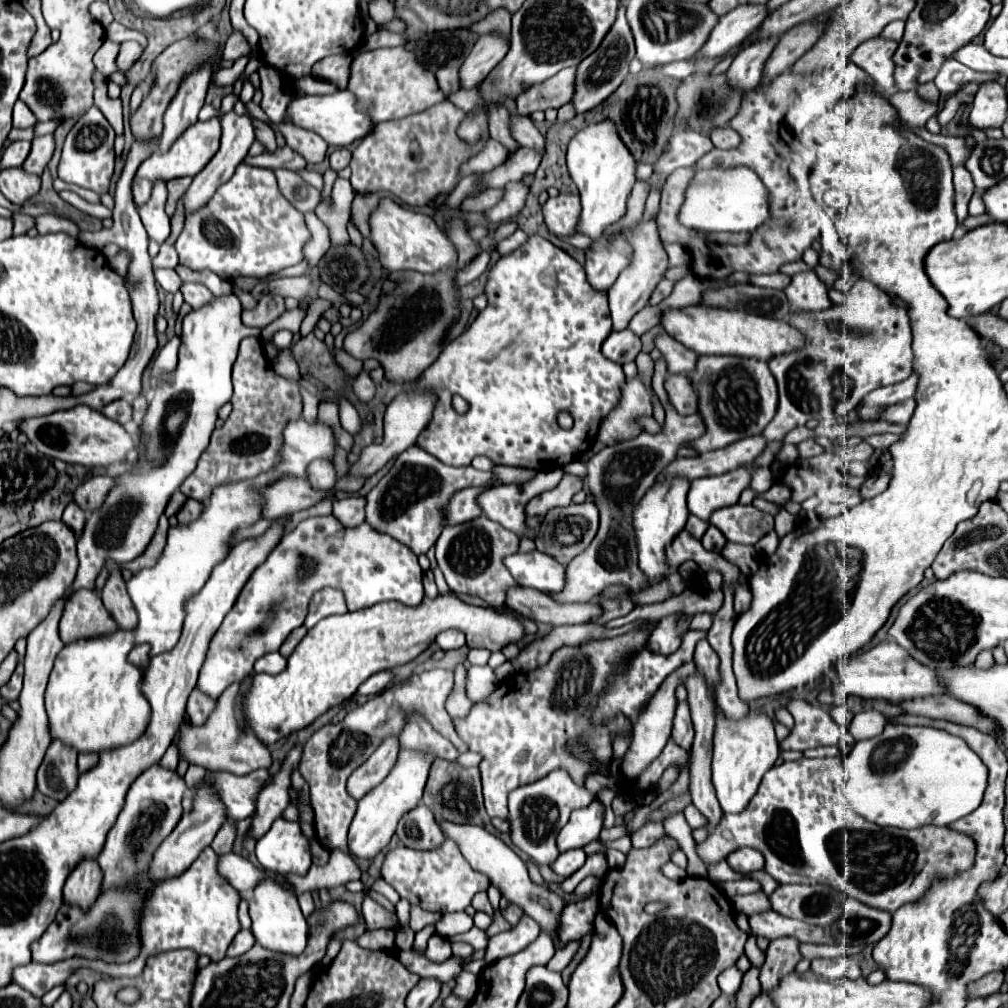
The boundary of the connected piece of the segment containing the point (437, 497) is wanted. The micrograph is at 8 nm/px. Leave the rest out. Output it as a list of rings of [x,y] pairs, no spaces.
[[[413,445],[395,459],[395,465],[389,469],[389,473],[365,495],[365,523],[379,533],[393,535],[415,555],[427,553],[445,527],[445,509],[453,493],[461,491],[463,487],[475,487],[489,481],[491,475],[485,471],[445,465]]]

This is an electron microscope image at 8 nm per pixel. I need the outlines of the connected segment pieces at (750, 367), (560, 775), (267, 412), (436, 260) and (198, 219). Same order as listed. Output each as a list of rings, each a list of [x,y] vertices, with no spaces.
[[[699,355],[695,369],[689,371],[687,377],[693,383],[693,389],[699,397],[699,415],[703,417],[705,429],[707,429],[699,439],[689,443],[689,449],[693,449],[697,453],[715,451],[715,449],[727,447],[739,439],[761,435],[777,411],[777,383],[765,361],[741,359],[735,355]]]
[[[563,769],[551,771],[543,779],[523,785],[509,793],[509,825],[511,825],[511,841],[515,847],[525,851],[533,861],[539,865],[551,865],[559,849],[555,845],[559,829],[569,821],[569,815],[577,807],[585,807],[593,795],[585,787],[577,787],[573,779],[569,779],[569,773]]]
[[[247,337],[241,341],[239,357],[233,365],[233,411],[225,425],[211,435],[209,447],[203,451],[197,469],[181,485],[181,493],[205,503],[215,487],[251,479],[273,469],[281,461],[283,427],[303,411],[303,399],[297,383],[283,379],[271,369],[261,339]]]
[[[383,197],[373,209],[373,213],[369,215],[369,227],[377,257],[387,271],[413,269],[419,273],[433,273],[455,261],[453,245],[429,215],[403,209],[389,197]]]
[[[237,165],[233,177],[223,183],[205,209],[189,215],[177,239],[179,265],[193,271],[209,269],[221,279],[241,275],[265,277],[305,259],[303,247],[311,239],[305,217],[277,189],[271,169]]]

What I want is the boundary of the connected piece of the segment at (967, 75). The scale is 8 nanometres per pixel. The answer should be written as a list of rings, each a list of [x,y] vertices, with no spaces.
[[[947,59],[947,61],[943,61],[943,65],[941,65],[941,69],[939,69],[937,77],[935,77],[935,85],[941,91],[941,95],[953,95],[955,91],[959,91],[969,81],[997,80],[999,77],[999,74],[969,71],[965,65],[957,63],[955,59]]]

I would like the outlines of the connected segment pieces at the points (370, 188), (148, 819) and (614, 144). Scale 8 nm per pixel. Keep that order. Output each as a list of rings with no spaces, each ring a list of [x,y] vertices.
[[[449,101],[429,107],[423,113],[415,113],[397,121],[379,123],[371,135],[367,135],[359,147],[353,151],[351,159],[351,185],[357,193],[373,193],[373,191],[389,191],[397,195],[401,201],[409,205],[427,205],[439,193],[445,193],[457,185],[457,167],[465,163],[469,157],[479,153],[485,141],[479,141],[475,147],[469,147],[457,139],[457,127],[465,119],[465,113],[457,113],[457,107]]]
[[[159,765],[149,767],[145,773],[141,773],[133,781],[125,799],[125,807],[119,813],[115,827],[109,831],[107,843],[101,855],[97,857],[97,863],[103,871],[101,891],[115,887],[115,885],[125,887],[130,883],[135,883],[137,879],[145,875],[145,871],[149,871],[155,849],[175,829],[177,819],[181,819],[183,815],[181,797],[185,791],[187,791],[185,781],[177,777],[175,771],[165,771]]]
[[[603,119],[581,129],[569,143],[567,167],[573,183],[581,191],[583,211],[579,221],[579,233],[597,239],[603,235],[605,227],[621,219],[621,213],[625,215],[625,203],[635,183],[635,159],[621,141],[615,121]]]

